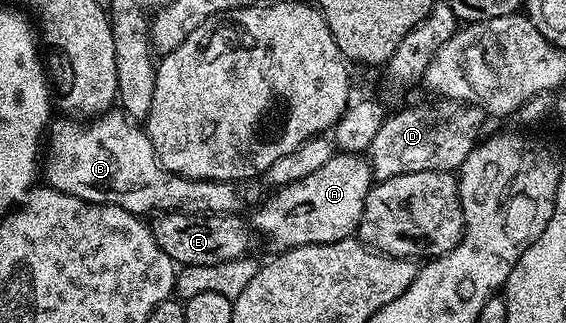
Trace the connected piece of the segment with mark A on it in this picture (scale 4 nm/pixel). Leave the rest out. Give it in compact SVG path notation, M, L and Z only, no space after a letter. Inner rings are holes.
M334 153L323 169L315 169L315 173L303 177L303 181L276 188L262 207L254 209L252 230L260 238L262 235L270 239L277 249L348 239L361 223L363 205L374 182L373 168L364 154Z

